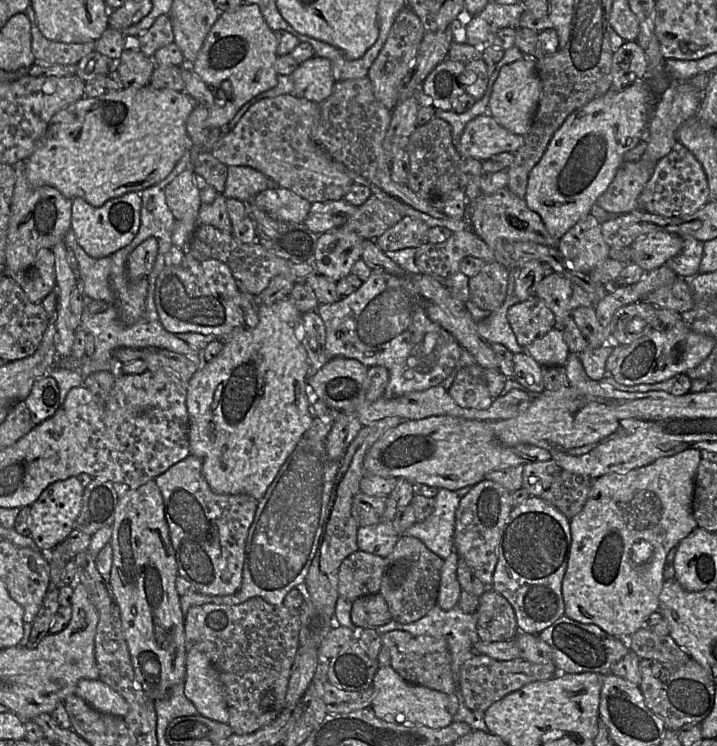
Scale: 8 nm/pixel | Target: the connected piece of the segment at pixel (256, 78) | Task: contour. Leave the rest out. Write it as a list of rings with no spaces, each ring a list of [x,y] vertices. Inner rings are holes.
[[[244,2],[233,10],[220,13],[196,60],[190,65],[194,73],[218,91],[216,104],[208,109],[206,126],[209,129],[227,129],[244,104],[277,85],[277,47],[275,32],[266,23],[257,4]]]

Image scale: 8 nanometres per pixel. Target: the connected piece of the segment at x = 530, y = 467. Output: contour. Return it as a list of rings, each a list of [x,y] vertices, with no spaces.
[[[553,460],[524,465],[523,486],[530,496],[542,496],[552,485],[562,468]]]

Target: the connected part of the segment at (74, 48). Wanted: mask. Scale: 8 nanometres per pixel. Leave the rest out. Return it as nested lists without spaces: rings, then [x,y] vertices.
[[[31,5],[24,12],[31,23],[32,52],[37,64],[76,65],[83,57],[95,51],[95,42],[62,43],[47,39],[39,30]]]

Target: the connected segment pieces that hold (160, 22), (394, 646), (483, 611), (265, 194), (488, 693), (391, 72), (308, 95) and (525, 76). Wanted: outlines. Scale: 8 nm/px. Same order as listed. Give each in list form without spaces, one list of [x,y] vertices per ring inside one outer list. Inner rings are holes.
[[[168,14],[160,15],[144,34],[133,41],[134,47],[153,59],[157,50],[174,42],[170,16]]]
[[[394,630],[382,635],[382,645],[389,649],[391,667],[407,682],[447,695],[455,692],[451,671],[452,658],[444,639],[428,635],[415,636],[405,631]]]
[[[487,589],[479,597],[477,633],[483,643],[514,639],[518,634],[511,604],[498,592]]]
[[[284,187],[267,188],[259,192],[252,203],[271,218],[293,223],[304,223],[311,203]]]
[[[474,654],[460,669],[460,687],[466,706],[470,710],[485,712],[493,703],[527,684],[553,678],[560,673],[554,664],[534,664],[522,659],[500,661]]]
[[[410,7],[402,9],[396,17],[386,43],[369,69],[368,77],[376,99],[391,111],[398,103],[400,86],[418,54],[424,34],[423,24],[417,14]]]
[[[314,56],[290,74],[294,82],[293,95],[321,103],[333,92],[335,85],[332,64],[328,58]]]
[[[525,57],[500,69],[489,99],[488,113],[507,130],[524,136],[532,126],[540,94],[541,83],[536,71],[536,61],[533,58]]]

